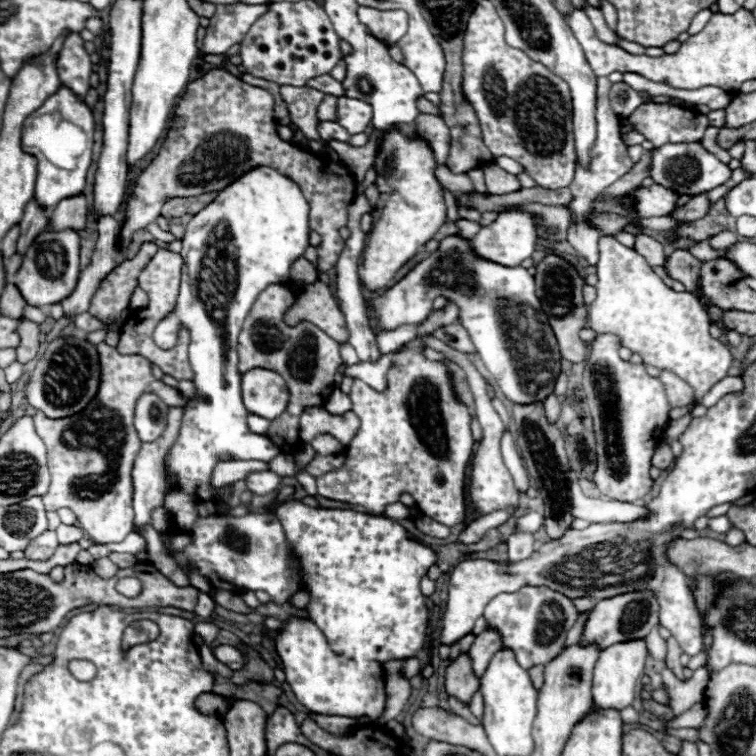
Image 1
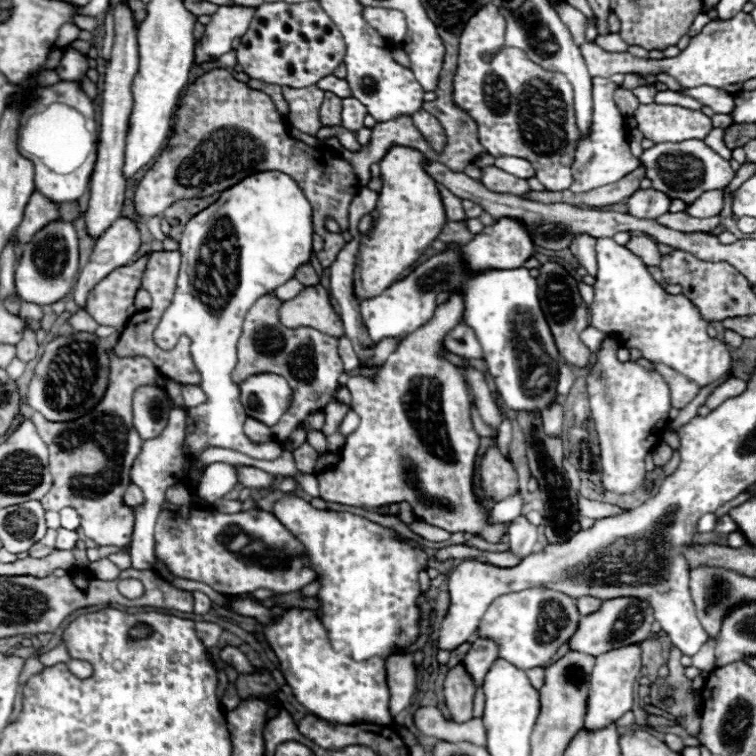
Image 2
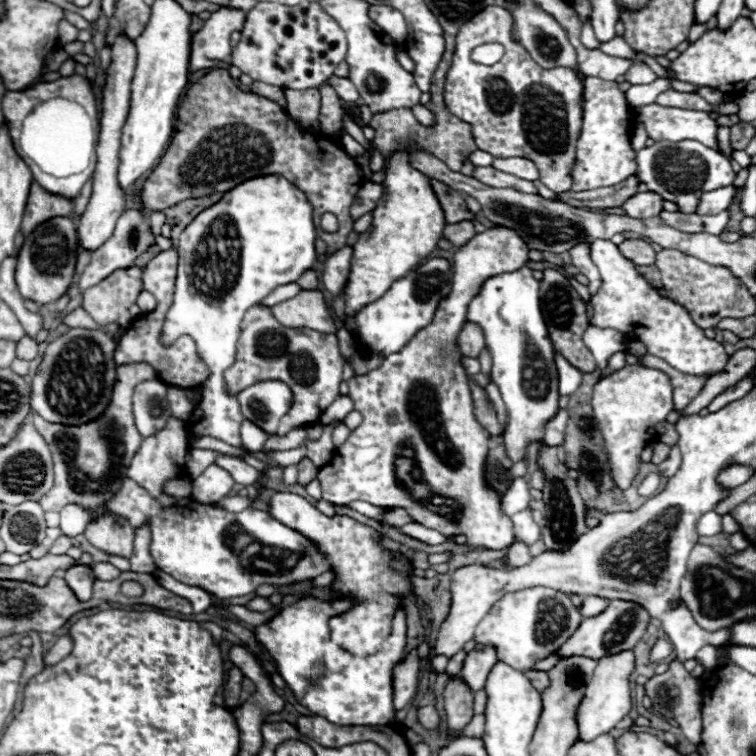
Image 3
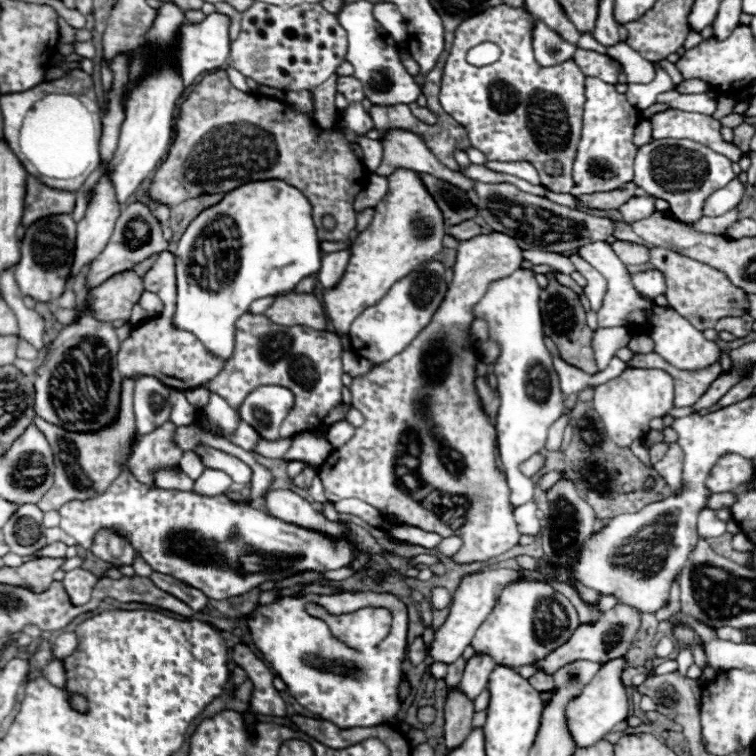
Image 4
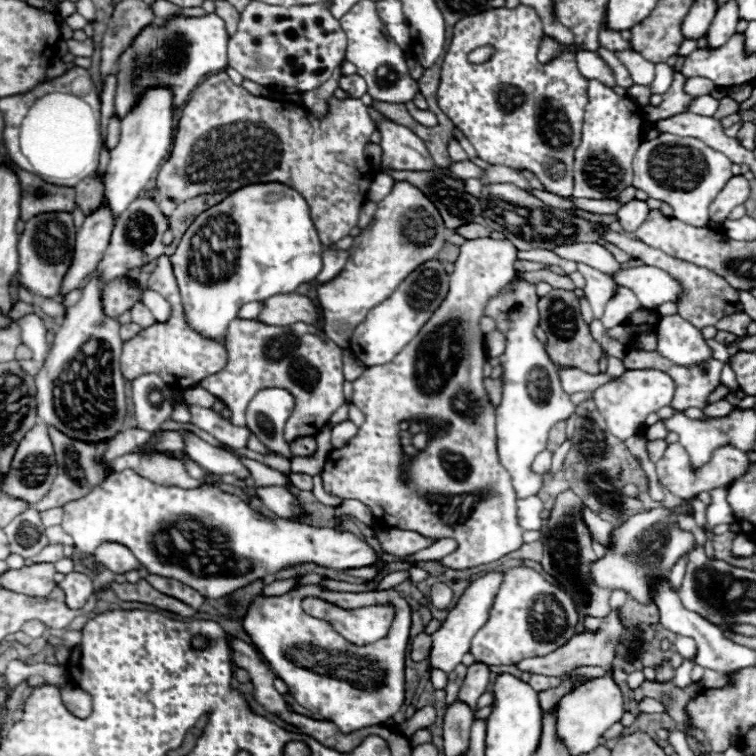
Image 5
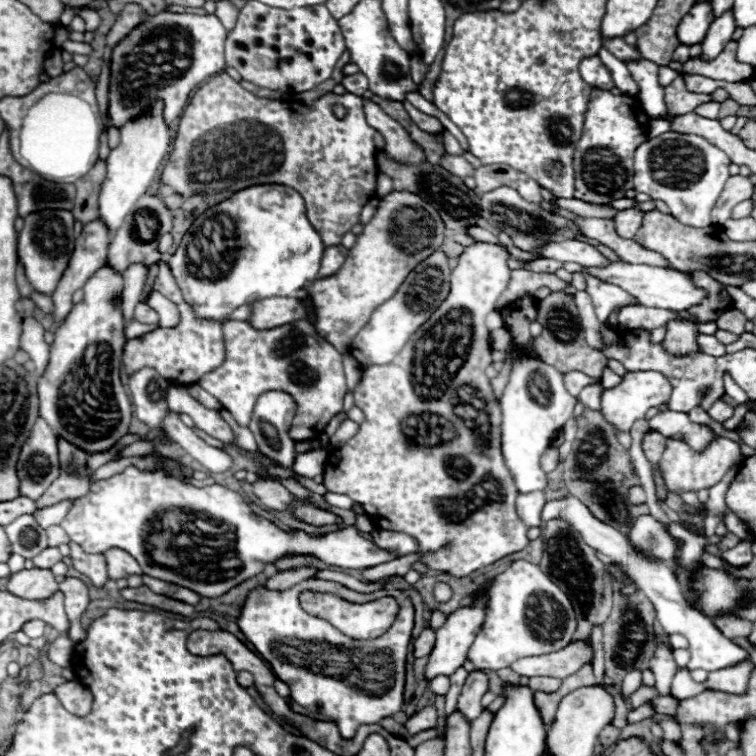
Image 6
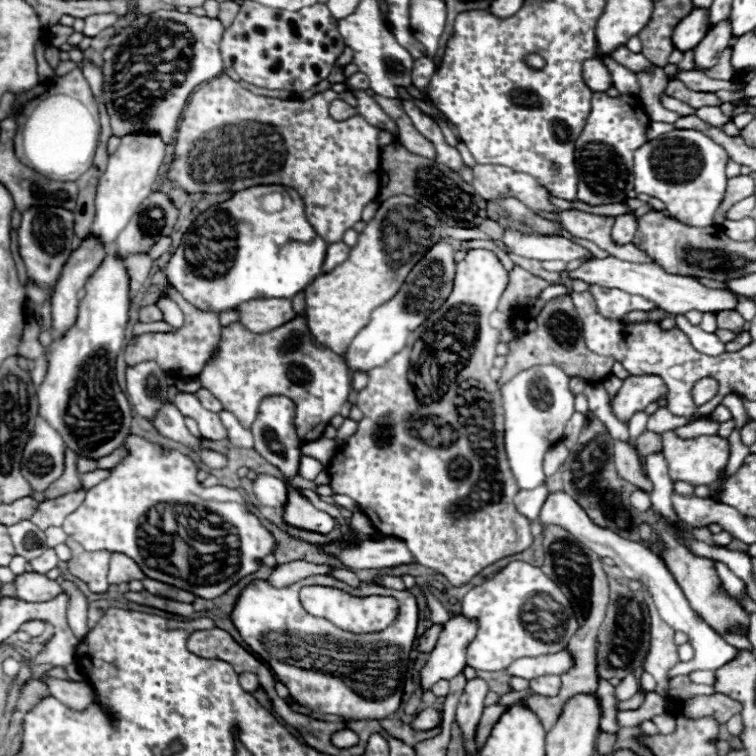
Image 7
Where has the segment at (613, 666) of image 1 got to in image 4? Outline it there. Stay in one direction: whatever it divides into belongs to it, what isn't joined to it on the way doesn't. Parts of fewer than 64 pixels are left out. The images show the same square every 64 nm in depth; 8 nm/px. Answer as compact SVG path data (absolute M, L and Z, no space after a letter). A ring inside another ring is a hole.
M618 658L618 660L610 660L610 664L604 664L598 670L598 676L594 676L594 680L590 680L586 684L586 688L582 688L582 692L576 698L572 698L570 704L566 706L564 716L566 716L568 732L578 748L594 746L618 722L622 722L628 716L628 696L622 686L622 680L620 680L620 672L624 668L624 662L626 662L624 658Z

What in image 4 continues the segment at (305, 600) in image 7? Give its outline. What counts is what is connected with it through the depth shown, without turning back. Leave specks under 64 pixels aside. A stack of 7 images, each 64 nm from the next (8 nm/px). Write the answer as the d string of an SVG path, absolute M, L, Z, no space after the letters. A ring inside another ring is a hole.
M308 604L308 612L326 620L332 634L346 642L350 648L364 650L366 646L380 644L392 624L392 614L388 608L360 608L348 614L328 614L318 604Z

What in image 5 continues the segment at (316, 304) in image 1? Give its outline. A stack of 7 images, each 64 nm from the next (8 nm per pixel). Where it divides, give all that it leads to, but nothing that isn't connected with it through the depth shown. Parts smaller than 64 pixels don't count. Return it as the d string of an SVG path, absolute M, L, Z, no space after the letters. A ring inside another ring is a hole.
M290 294L290 296L272 296L264 300L264 306L258 314L258 322L268 326L290 326L294 322L316 324L320 318L318 308L312 304L310 298Z

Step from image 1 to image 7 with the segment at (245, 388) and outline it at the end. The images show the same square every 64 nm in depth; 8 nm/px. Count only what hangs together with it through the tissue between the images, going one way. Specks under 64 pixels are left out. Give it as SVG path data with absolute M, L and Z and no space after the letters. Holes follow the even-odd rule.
M270 396L260 404L260 412L256 416L256 424L252 426L254 434L254 450L274 464L286 478L296 478L298 476L298 466L300 466L300 446L302 440L296 434L294 426L294 404L286 396Z

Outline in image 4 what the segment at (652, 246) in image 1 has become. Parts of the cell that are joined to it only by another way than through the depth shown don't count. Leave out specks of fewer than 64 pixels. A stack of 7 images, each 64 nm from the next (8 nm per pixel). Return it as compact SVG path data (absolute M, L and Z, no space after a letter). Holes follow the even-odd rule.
M614 242L610 244L618 258L622 258L624 264L646 264L648 262L648 248L632 242Z

